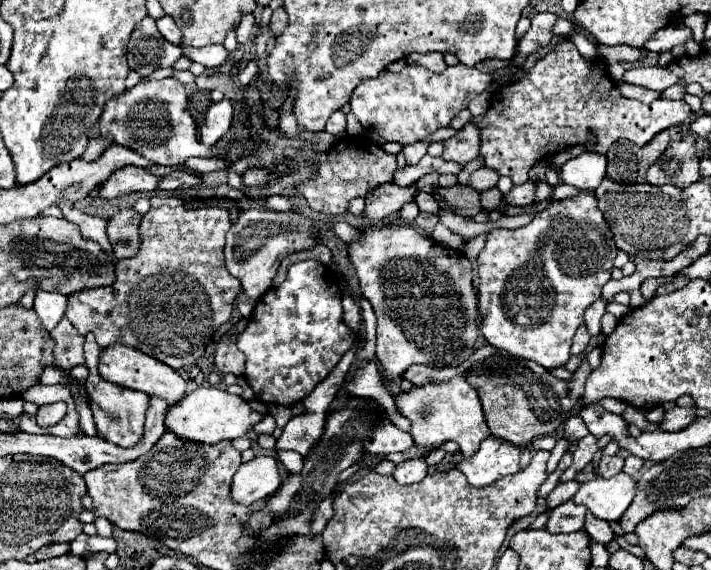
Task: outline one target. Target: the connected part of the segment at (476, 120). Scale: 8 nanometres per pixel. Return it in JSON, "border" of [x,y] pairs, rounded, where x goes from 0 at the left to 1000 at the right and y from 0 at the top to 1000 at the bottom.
{"border":[[[788,70],[737,137],[720,151],[700,154],[698,168],[689,168],[684,200],[664,204],[661,214],[675,228],[675,270],[684,295],[720,312],[723,323],[737,323],[743,316],[743,298],[762,281],[762,263],[765,274],[779,274],[799,256],[827,256],[830,246],[841,270],[852,270],[869,246],[886,246],[895,256],[906,256],[925,232],[965,214],[970,200],[970,186],[962,175],[903,182],[872,168],[847,105],[821,105],[802,70]]]}

